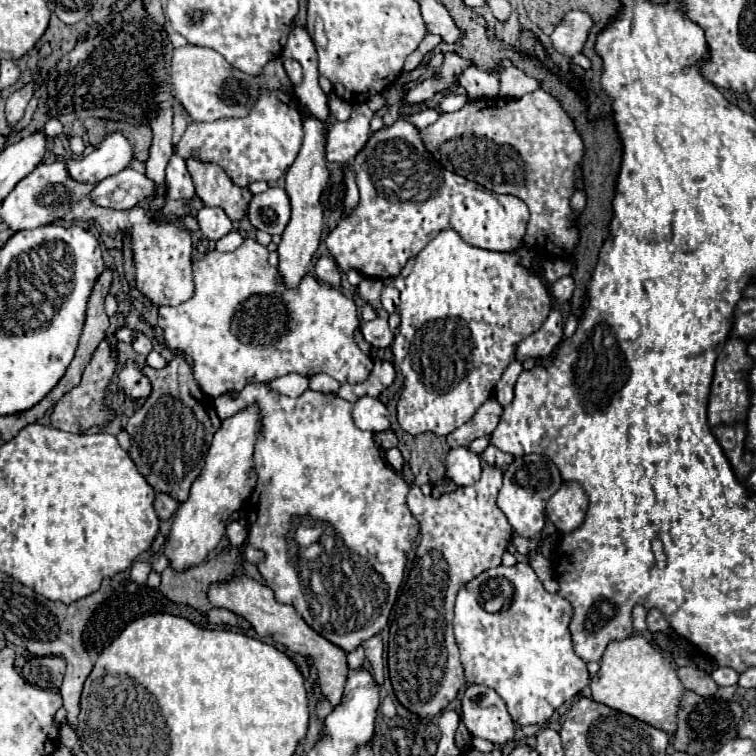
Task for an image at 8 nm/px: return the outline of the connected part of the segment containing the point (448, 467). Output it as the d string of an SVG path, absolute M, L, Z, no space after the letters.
M453 447L445 457L445 477L455 485L473 485L481 477L481 459L467 447Z

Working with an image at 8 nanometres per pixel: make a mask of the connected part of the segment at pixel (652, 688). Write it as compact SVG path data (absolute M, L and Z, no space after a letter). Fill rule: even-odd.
M633 635L623 641L613 641L601 659L601 669L597 677L591 679L593 701L627 713L639 721L645 721L657 729L673 735L677 731L677 707L685 691L675 669L663 659L663 655L653 649L645 637Z

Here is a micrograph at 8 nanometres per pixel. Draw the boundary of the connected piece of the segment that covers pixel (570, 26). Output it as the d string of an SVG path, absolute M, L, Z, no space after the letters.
M569 11L551 33L551 41L557 51L573 57L583 49L589 29L591 29L591 17L587 17L587 13Z

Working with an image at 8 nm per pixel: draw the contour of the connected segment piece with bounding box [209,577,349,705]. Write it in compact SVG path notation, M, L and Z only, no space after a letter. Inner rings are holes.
M237 577L225 585L211 585L209 601L213 607L223 607L223 609L229 609L229 611L245 617L253 625L257 635L271 637L273 641L277 641L277 643L285 645L287 649L297 651L305 657L311 655L315 661L315 667L319 671L319 685L321 685L323 695L331 701L331 705L339 705L339 701L343 697L343 687L345 687L345 681L349 675L347 653L343 649L339 649L337 645L333 645L331 641L327 641L325 637L321 637L319 633L315 633L303 621L303 617L299 617L299 613L295 611L293 605L277 603L271 587L261 585L251 577Z

